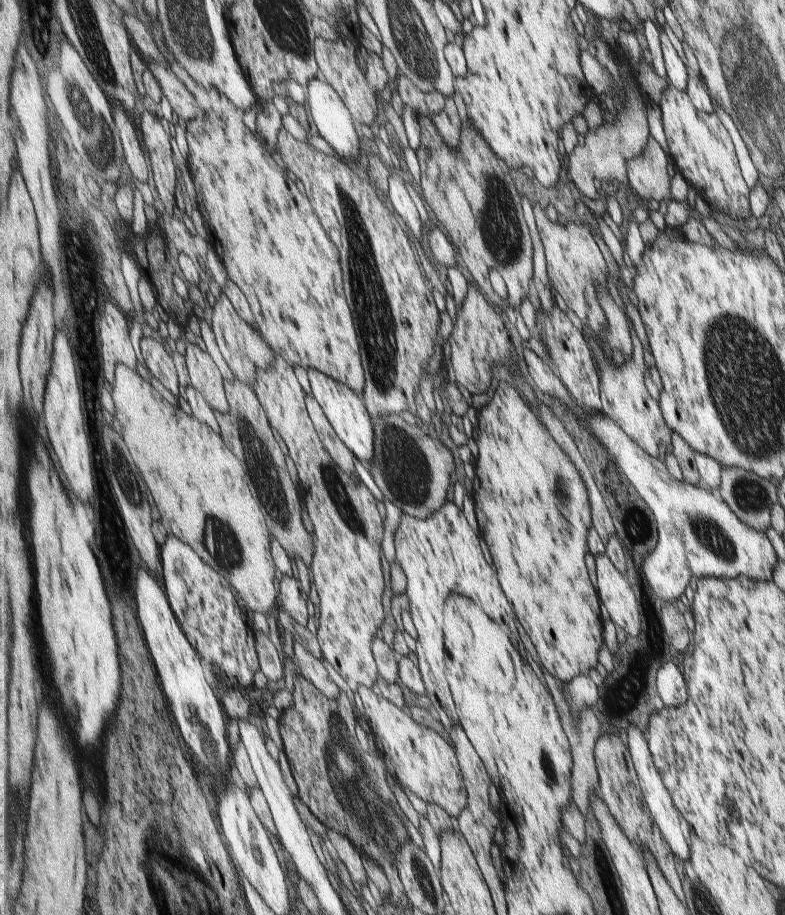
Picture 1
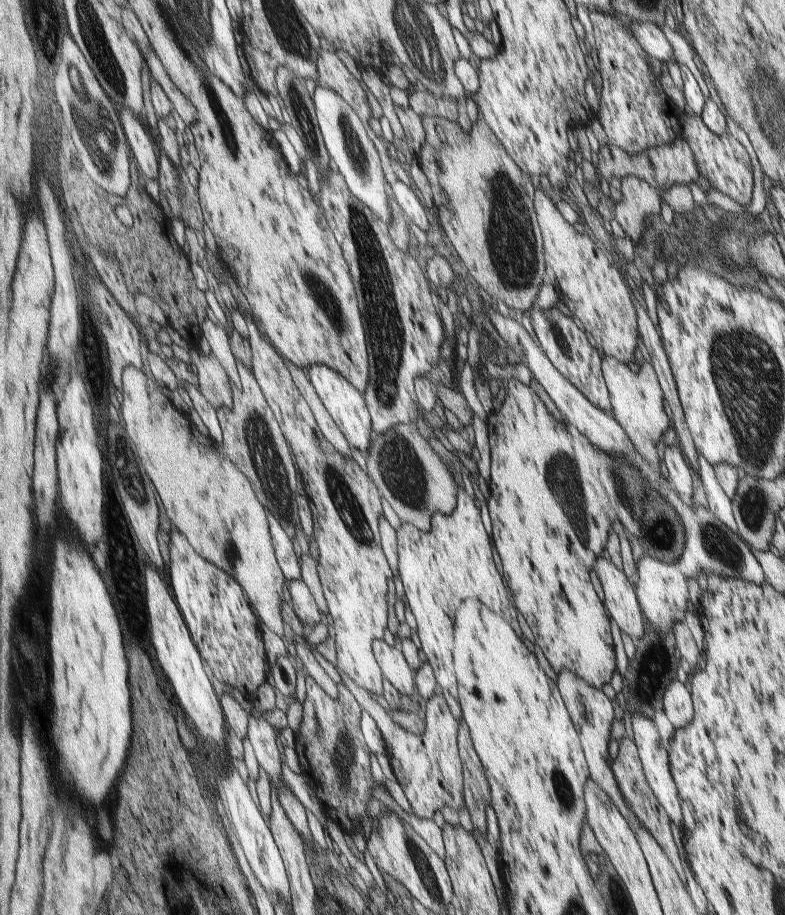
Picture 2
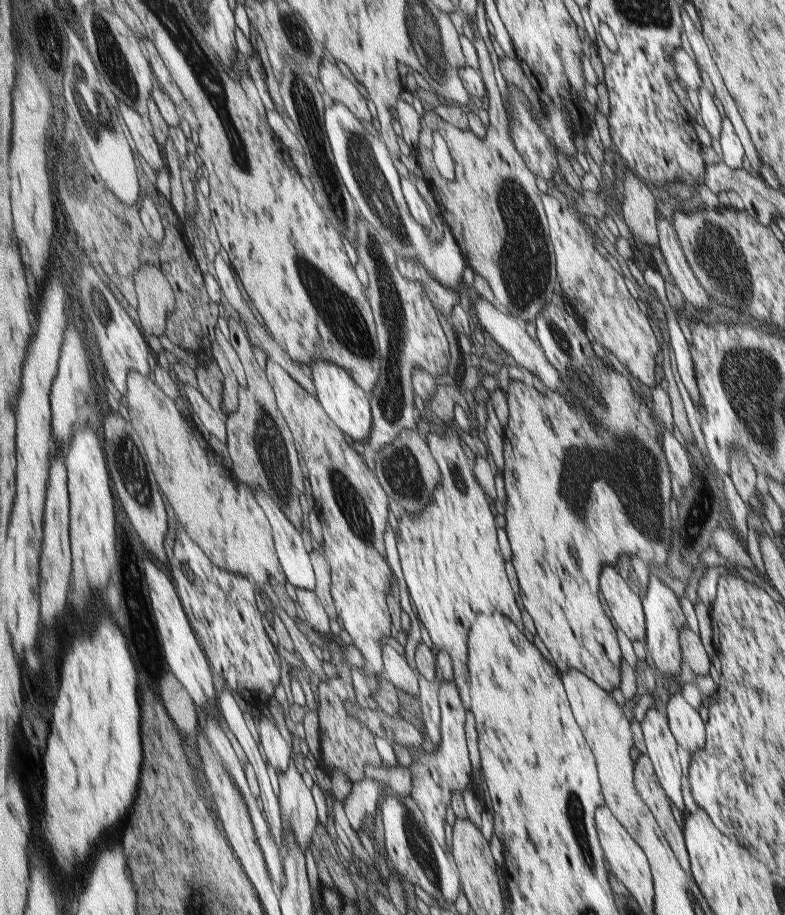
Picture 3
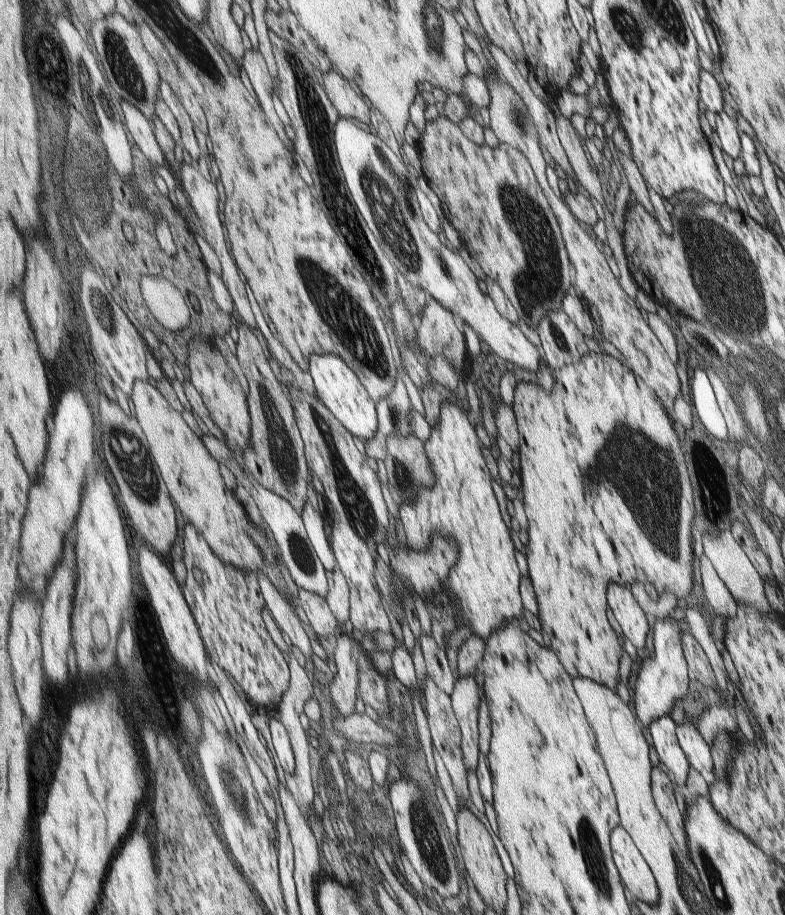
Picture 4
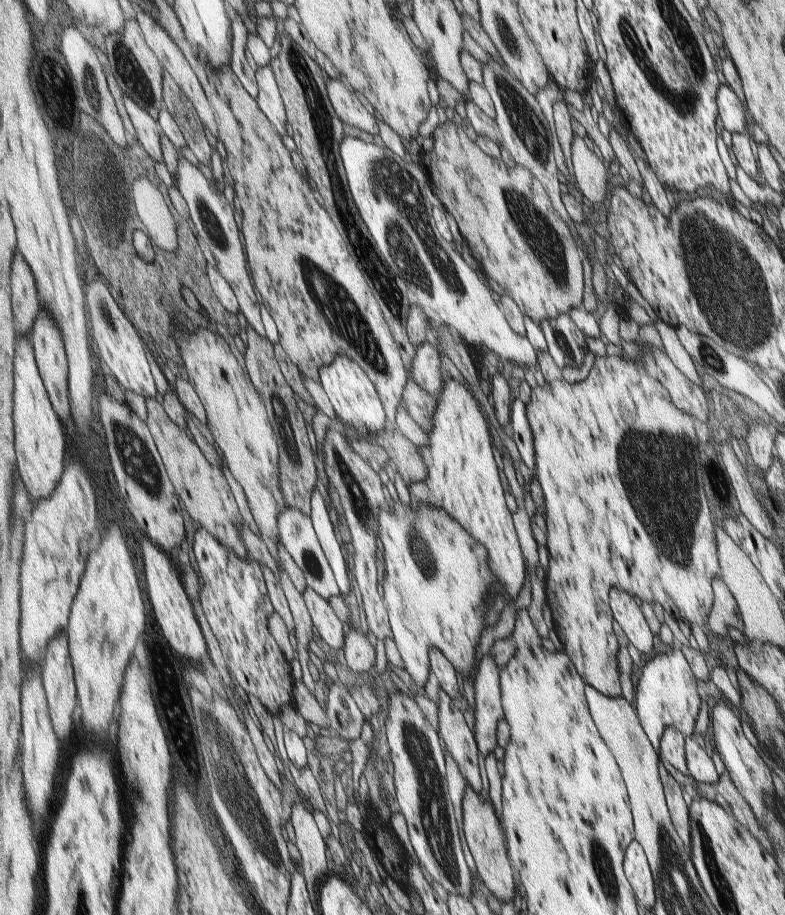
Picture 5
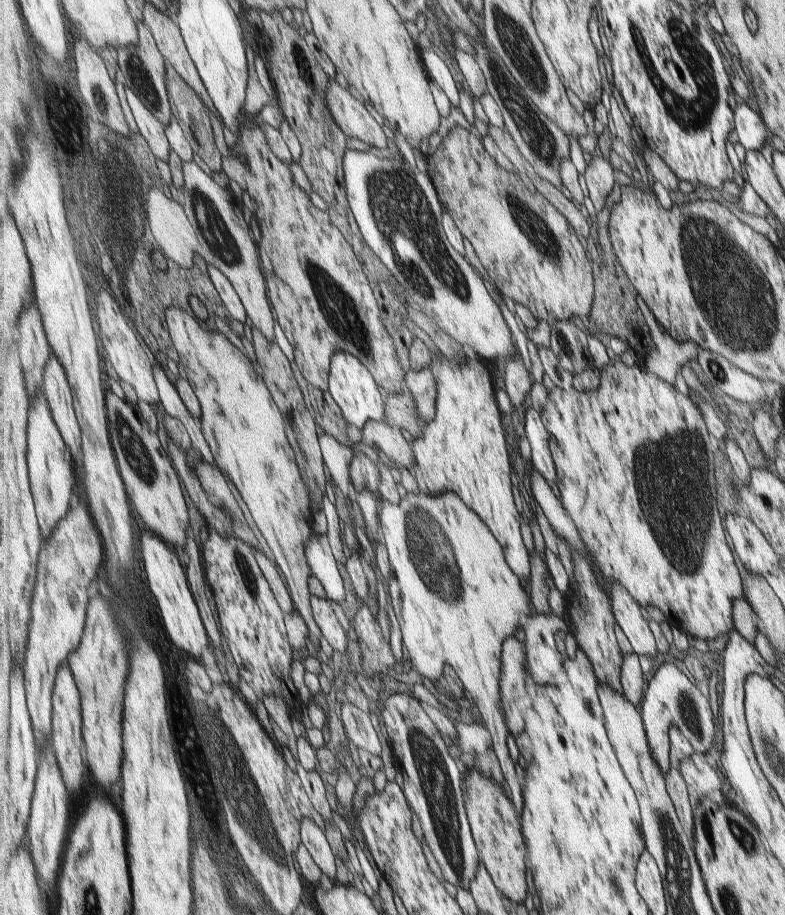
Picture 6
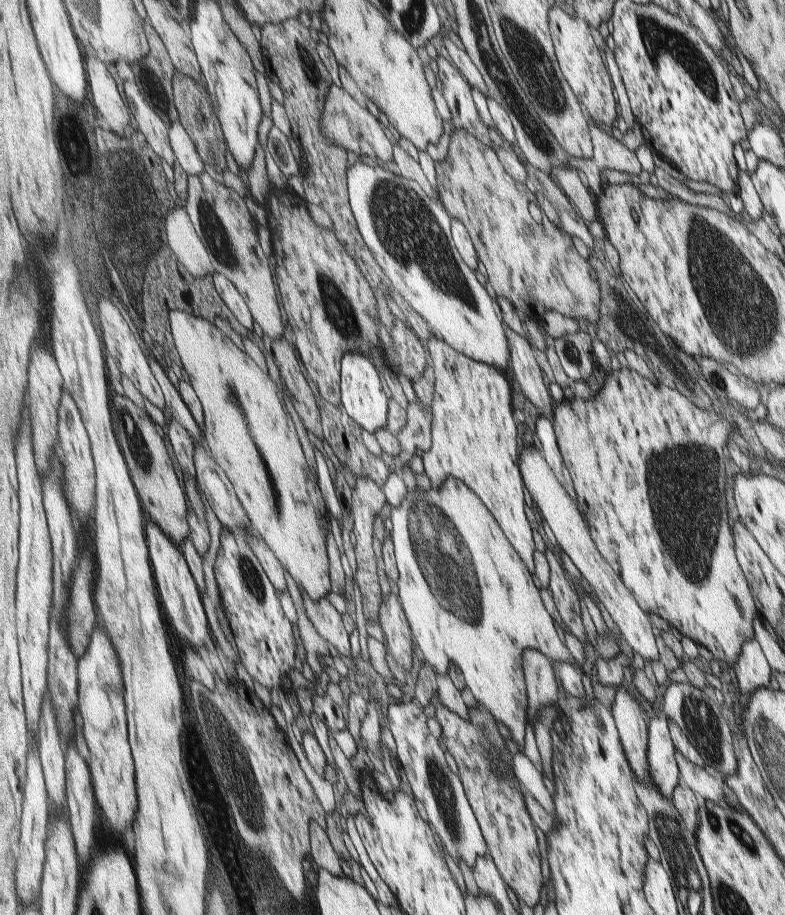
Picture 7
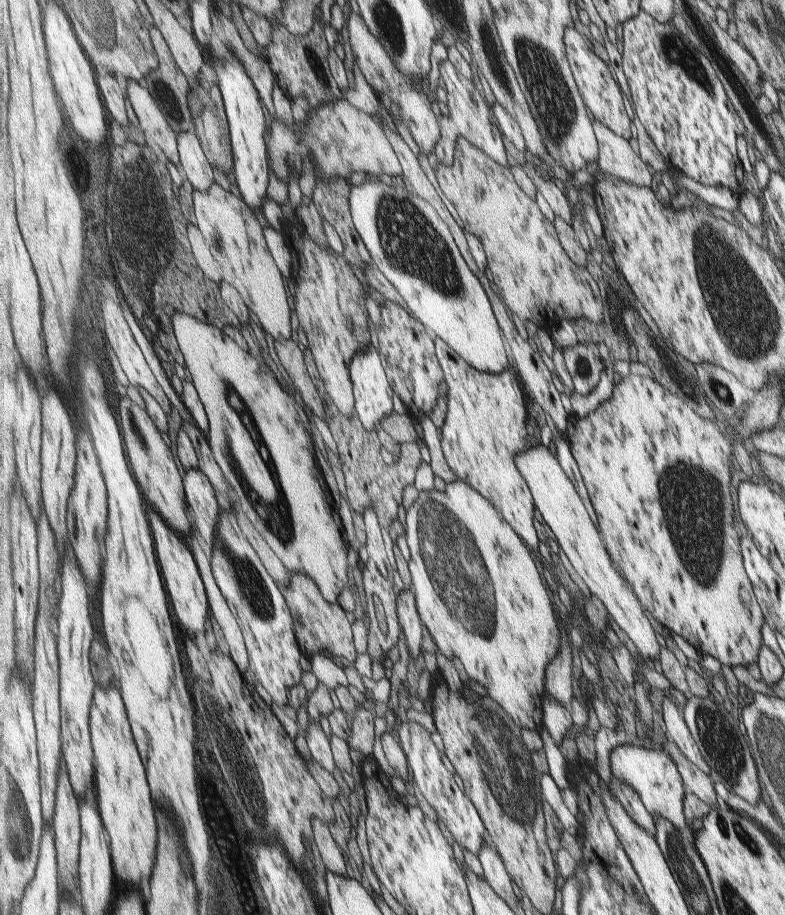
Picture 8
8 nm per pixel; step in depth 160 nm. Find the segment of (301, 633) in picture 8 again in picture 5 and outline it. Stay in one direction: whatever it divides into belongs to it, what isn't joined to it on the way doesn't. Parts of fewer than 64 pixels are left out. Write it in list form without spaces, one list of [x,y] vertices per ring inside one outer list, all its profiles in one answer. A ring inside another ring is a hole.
[[[307,586],[304,593],[308,609],[310,610],[314,625],[321,638],[335,650],[344,648],[346,643],[343,621],[333,610],[330,601],[325,600],[314,588]]]

